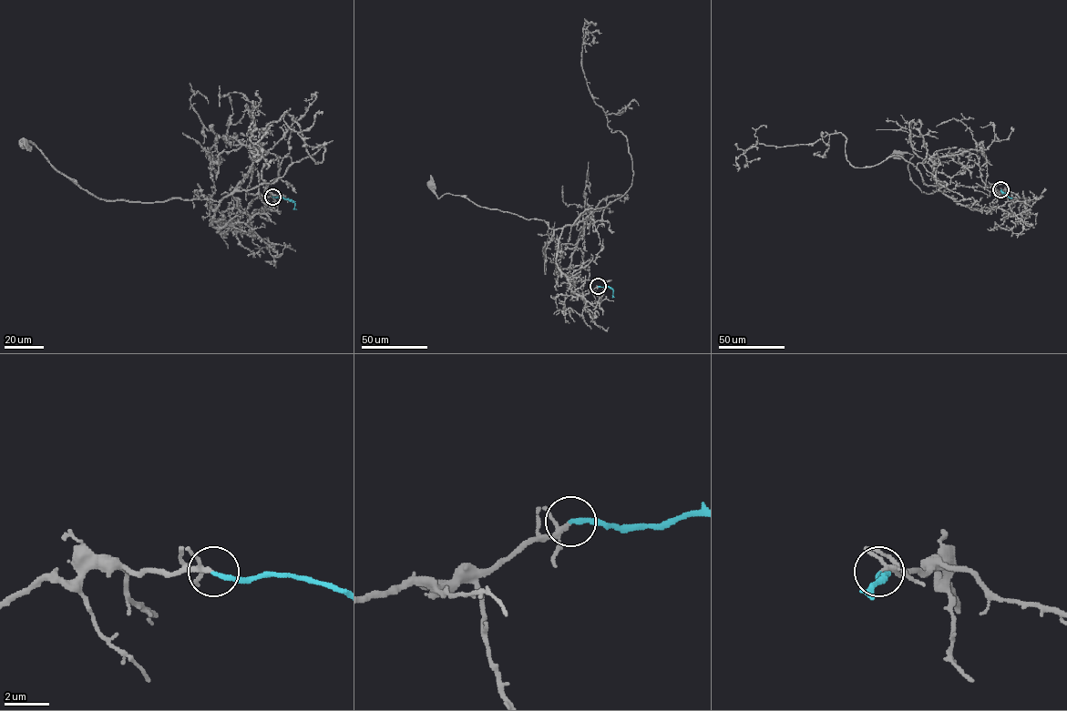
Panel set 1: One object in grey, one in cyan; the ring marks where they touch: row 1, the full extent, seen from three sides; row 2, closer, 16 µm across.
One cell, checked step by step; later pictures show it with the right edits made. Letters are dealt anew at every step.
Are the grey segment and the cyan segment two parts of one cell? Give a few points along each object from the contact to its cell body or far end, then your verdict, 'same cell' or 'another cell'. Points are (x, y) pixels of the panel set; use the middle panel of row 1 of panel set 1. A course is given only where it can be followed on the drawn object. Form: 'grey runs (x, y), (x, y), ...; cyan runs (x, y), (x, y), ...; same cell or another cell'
grey runs (598, 286), (579, 293), (561, 271), (556, 258), (561, 229), (461, 196), (438, 198), (430, 185); cyan runs (598, 286), (609, 286), (614, 297); same cell

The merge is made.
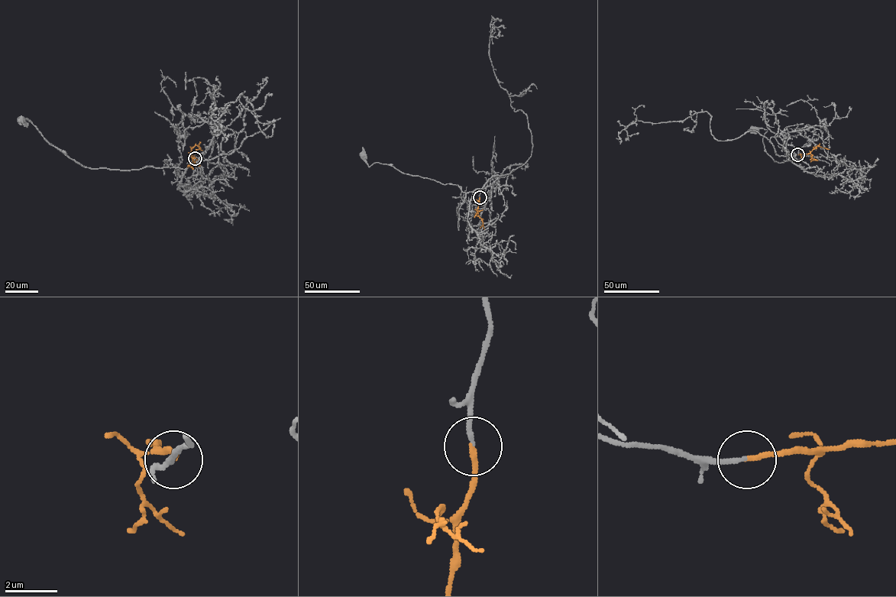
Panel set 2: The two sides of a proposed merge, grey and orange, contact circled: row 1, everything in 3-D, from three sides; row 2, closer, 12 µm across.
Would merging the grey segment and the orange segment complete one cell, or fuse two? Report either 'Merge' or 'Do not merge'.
Merge

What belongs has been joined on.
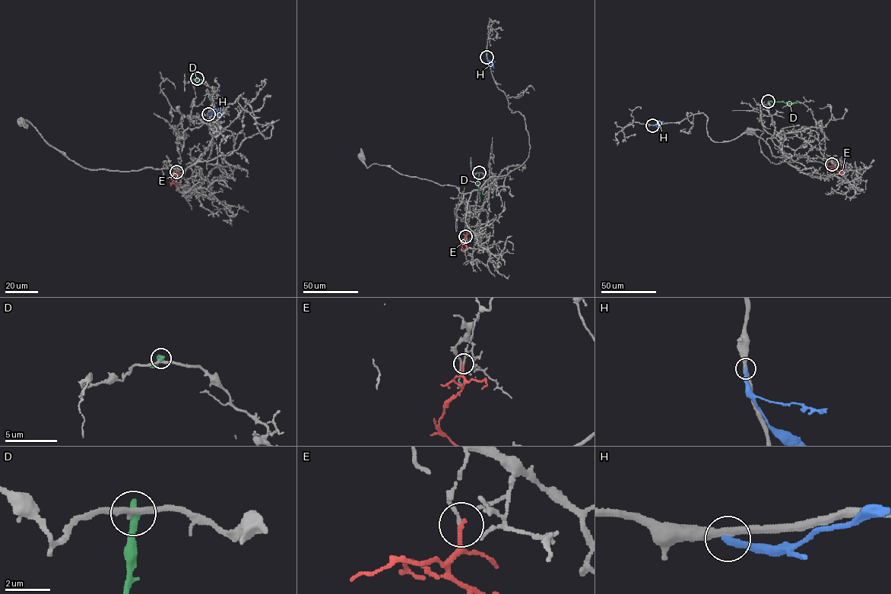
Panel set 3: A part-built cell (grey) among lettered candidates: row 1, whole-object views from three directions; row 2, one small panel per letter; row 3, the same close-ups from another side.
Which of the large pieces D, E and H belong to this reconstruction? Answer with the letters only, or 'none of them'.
none of them

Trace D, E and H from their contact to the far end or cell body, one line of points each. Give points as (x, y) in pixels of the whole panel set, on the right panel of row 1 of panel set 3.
D: (768, 101), (797, 102)
E: (832, 164), (840, 173), (841, 172)
H: (652, 124), (664, 121)

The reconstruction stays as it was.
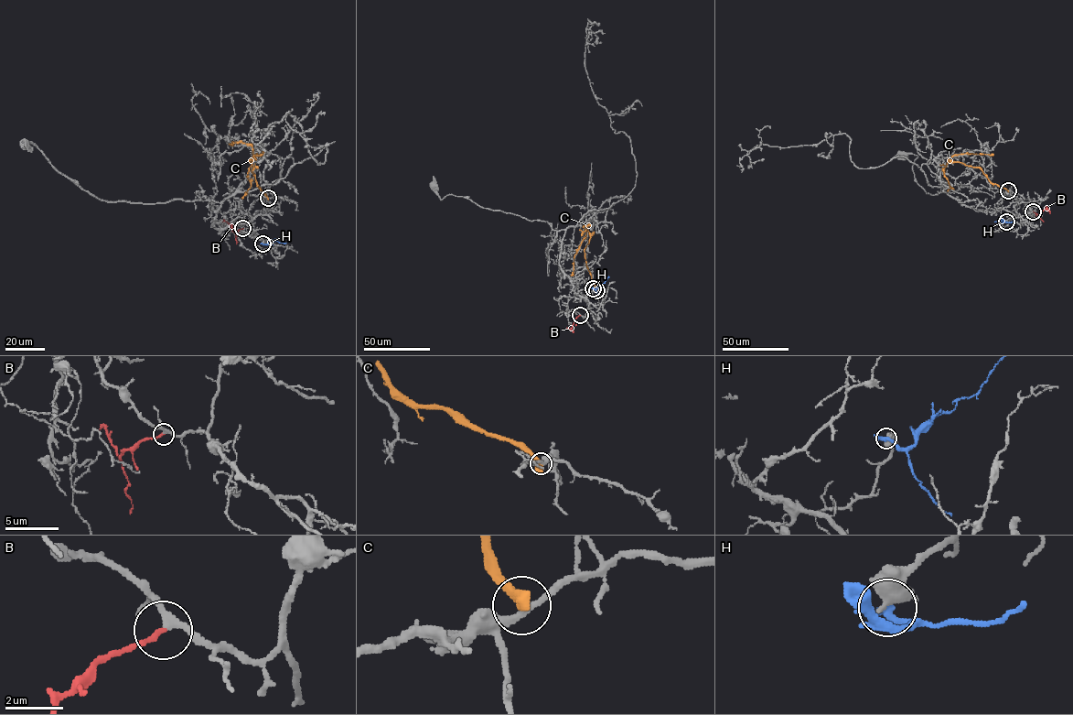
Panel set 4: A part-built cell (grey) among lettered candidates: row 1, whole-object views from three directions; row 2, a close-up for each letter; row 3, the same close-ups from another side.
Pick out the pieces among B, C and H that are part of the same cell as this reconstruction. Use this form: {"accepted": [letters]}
{"accepted": ["B"]}

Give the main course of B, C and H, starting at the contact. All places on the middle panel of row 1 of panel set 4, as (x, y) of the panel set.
B: (580, 315), (570, 330), (566, 328)
C: (596, 290), (584, 258), (584, 249), (590, 237), (587, 230), (574, 256), (571, 276)
H: (593, 288), (596, 289), (608, 276)

